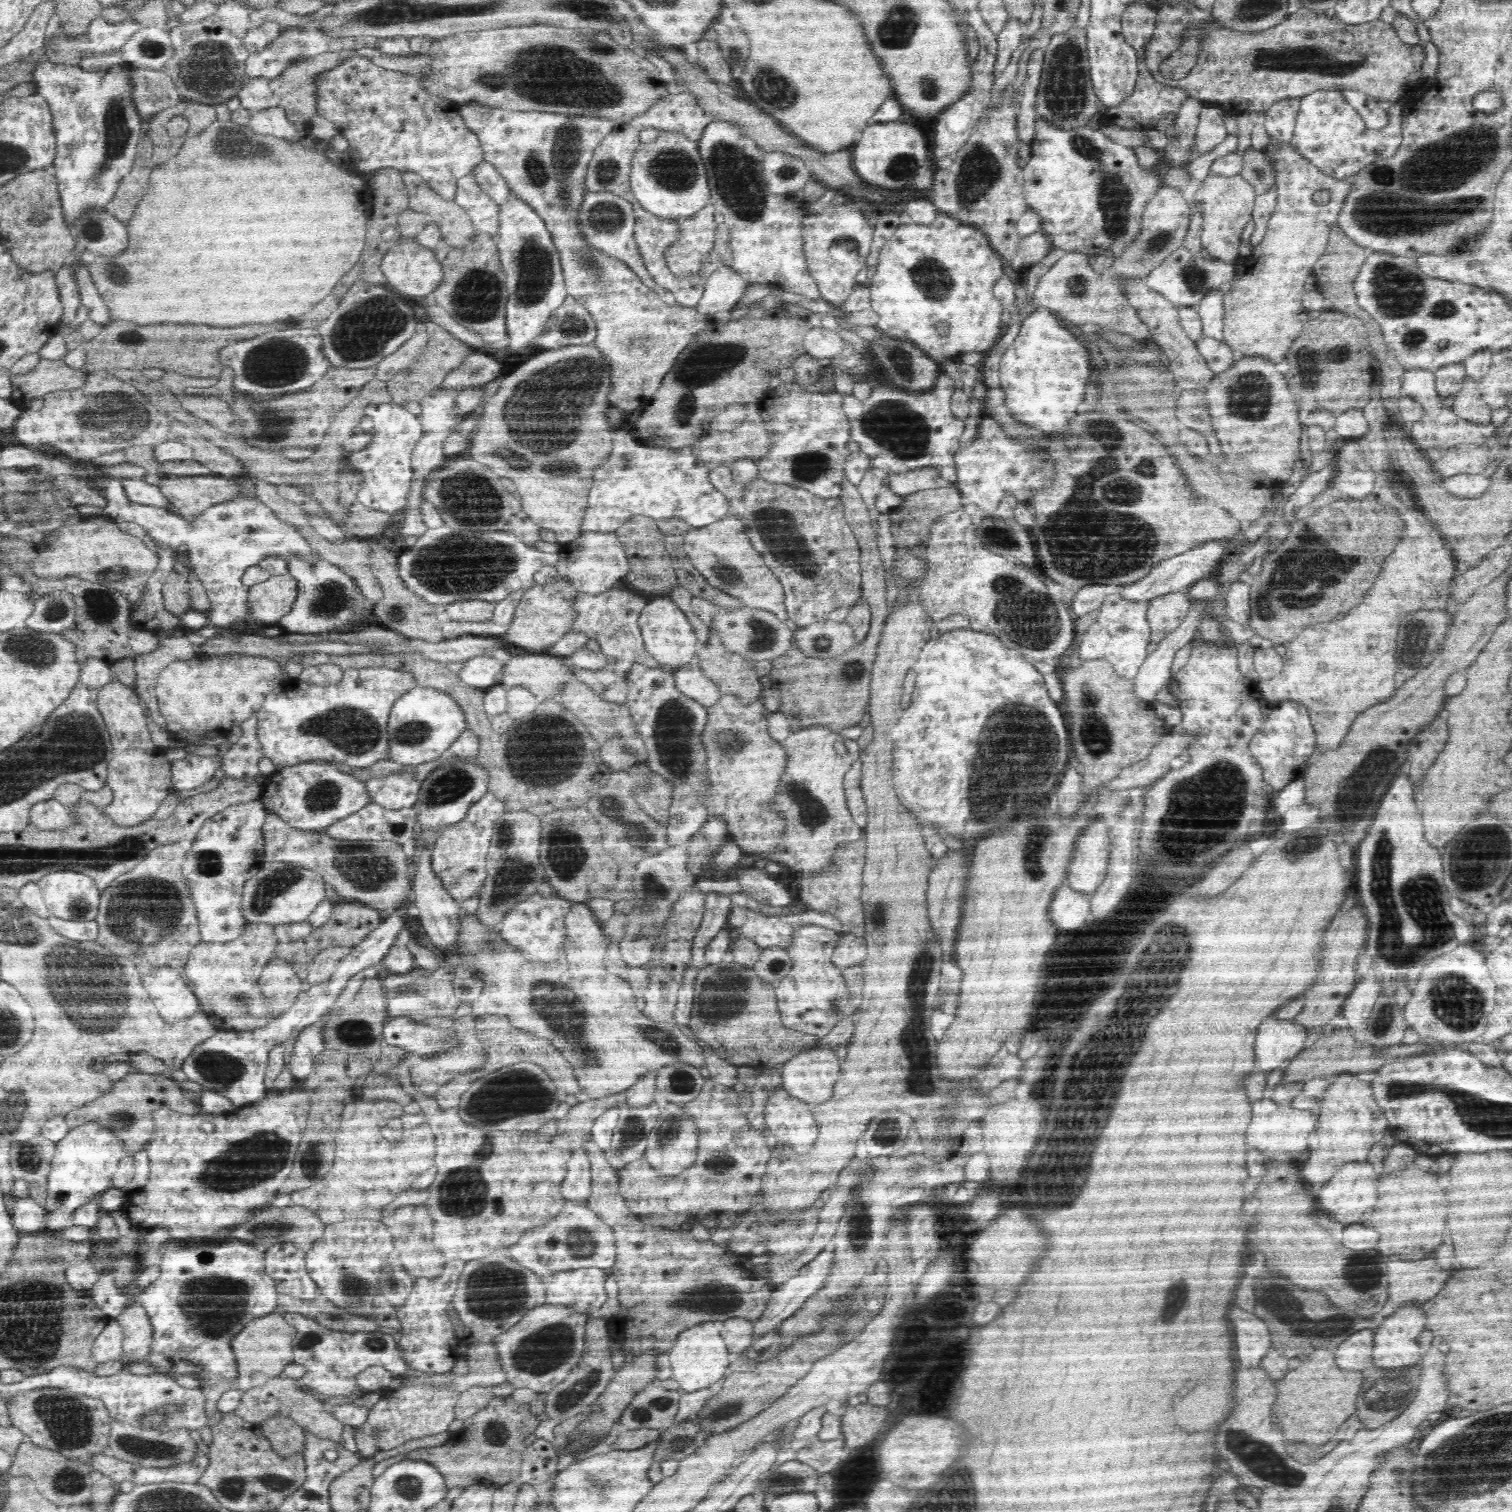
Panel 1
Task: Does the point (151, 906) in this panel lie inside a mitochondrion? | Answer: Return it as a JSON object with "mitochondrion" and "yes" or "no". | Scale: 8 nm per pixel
{"mitochondrion":"yes"}

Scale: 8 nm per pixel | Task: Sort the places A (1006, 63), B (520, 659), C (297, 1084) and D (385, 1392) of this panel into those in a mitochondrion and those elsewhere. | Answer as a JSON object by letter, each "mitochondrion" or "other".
{"A":"other","B":"other","C":"other","D":"other"}

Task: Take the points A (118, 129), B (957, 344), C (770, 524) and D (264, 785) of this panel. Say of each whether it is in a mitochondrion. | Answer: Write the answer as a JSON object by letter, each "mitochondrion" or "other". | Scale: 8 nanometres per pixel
{"A":"mitochondrion","B":"other","C":"mitochondrion","D":"other"}

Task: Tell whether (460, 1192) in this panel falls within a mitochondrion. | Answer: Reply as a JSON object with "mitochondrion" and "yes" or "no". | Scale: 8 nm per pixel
{"mitochondrion":"yes"}

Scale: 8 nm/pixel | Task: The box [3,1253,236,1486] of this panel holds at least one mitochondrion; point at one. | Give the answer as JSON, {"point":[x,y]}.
{"point":[69,1422]}

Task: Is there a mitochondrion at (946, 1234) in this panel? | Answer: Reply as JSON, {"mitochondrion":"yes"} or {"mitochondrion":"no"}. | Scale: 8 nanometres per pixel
{"mitochondrion":"no"}

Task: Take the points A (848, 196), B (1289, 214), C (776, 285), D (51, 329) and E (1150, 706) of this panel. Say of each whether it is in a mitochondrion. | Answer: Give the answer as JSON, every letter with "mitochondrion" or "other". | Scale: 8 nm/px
{"A":"other","B":"other","C":"other","D":"other","E":"other"}

